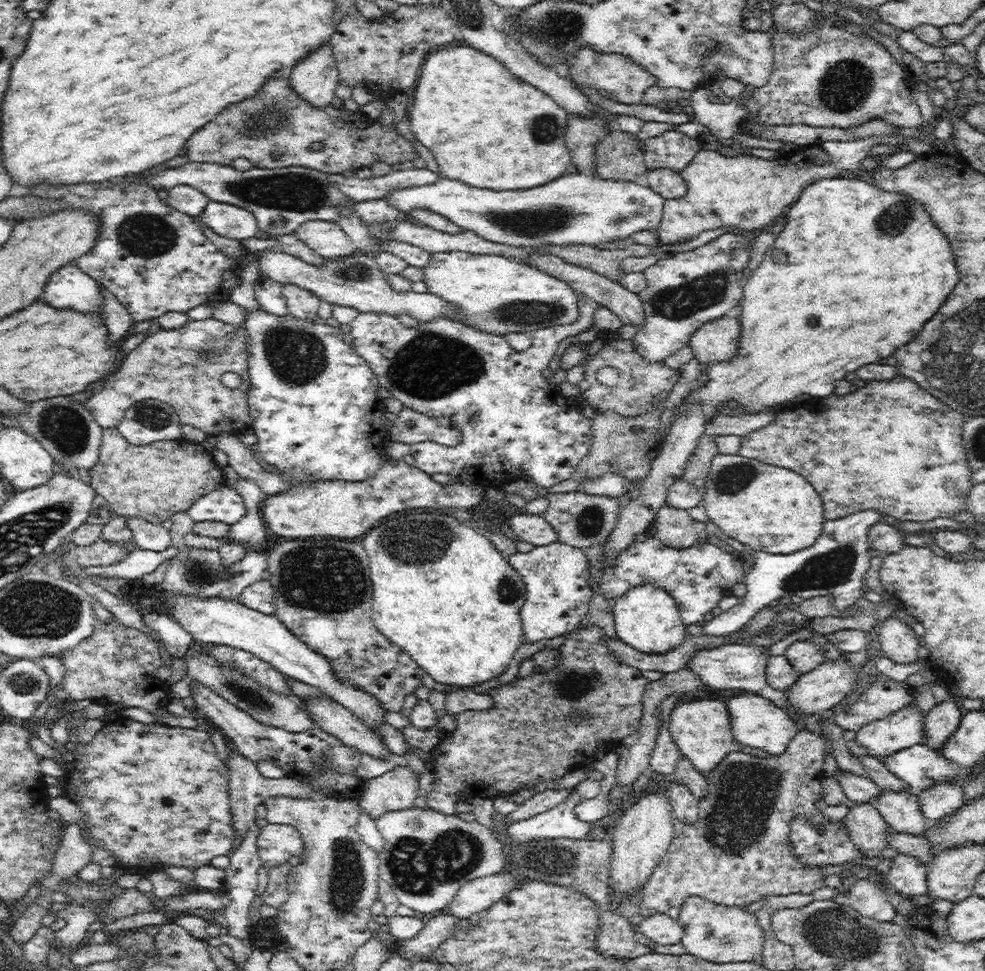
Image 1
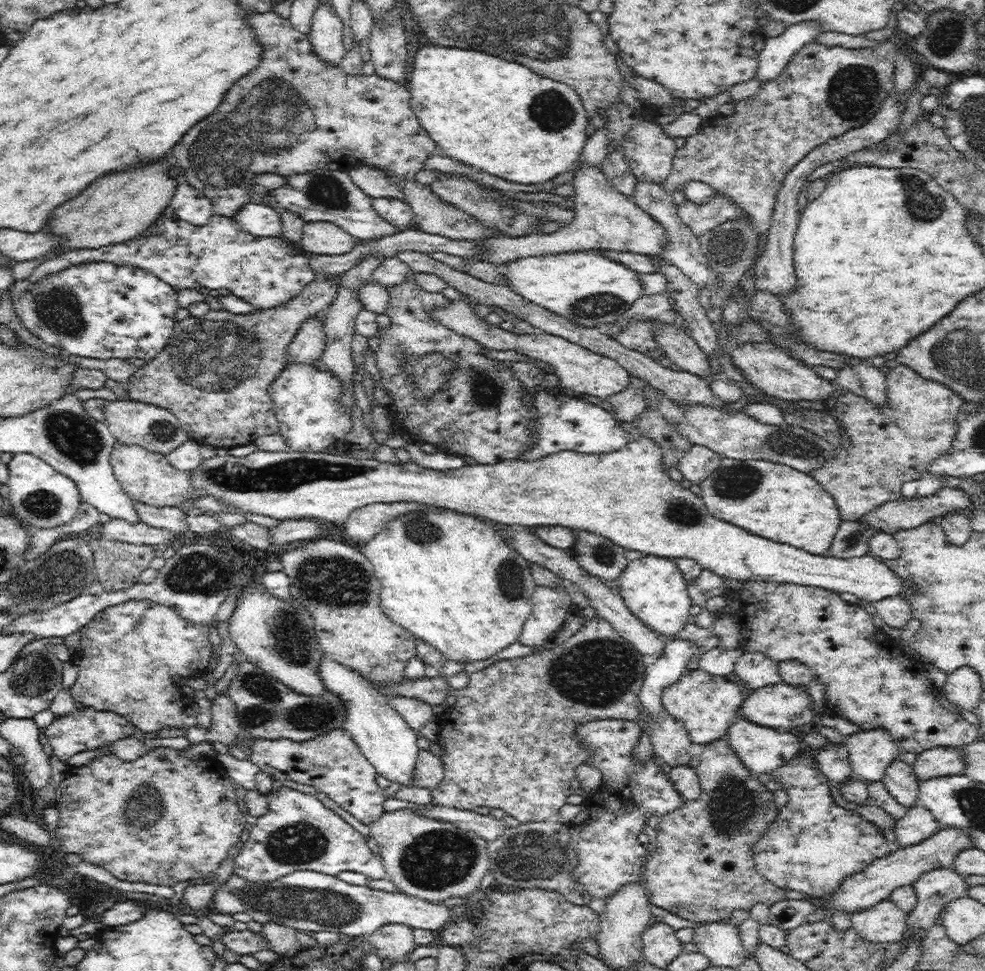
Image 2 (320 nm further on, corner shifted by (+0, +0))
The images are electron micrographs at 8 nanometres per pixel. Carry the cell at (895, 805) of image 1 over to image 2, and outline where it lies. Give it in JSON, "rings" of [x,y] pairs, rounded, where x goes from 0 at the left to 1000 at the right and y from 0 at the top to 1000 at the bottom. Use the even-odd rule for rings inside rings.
{"rings":[[[914,780],[904,786],[895,804],[914,829],[924,832],[933,828],[932,800],[927,789],[914,783]]]}

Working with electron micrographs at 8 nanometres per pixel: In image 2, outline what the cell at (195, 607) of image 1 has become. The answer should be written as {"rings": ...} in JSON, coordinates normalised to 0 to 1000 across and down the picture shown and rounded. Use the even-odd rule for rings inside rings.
{"rings":[[[329,674],[325,680],[324,696],[328,701],[331,712],[345,716],[351,725],[351,742],[348,750],[355,754],[359,764],[364,768],[374,785],[381,789],[384,798],[405,805],[409,809],[416,809],[425,775],[424,756],[402,733],[395,724],[393,717],[388,715],[382,706],[370,699],[363,692],[355,689],[343,681]]]}

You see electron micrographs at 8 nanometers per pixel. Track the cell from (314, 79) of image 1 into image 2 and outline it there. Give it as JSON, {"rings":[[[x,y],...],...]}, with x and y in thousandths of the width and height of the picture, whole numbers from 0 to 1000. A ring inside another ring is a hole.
{"rings":[[[325,2],[319,11],[313,41],[319,47],[321,57],[332,66],[343,68],[352,53],[347,38],[347,20],[339,13],[337,5]]]}

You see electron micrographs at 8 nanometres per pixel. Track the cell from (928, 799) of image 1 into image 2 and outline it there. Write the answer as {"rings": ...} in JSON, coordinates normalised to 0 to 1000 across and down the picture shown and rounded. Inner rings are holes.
{"rings":[[[934,828],[924,831],[922,836],[909,847],[907,857],[910,860],[909,872],[918,873],[940,865],[954,855],[954,850],[945,836]]]}

